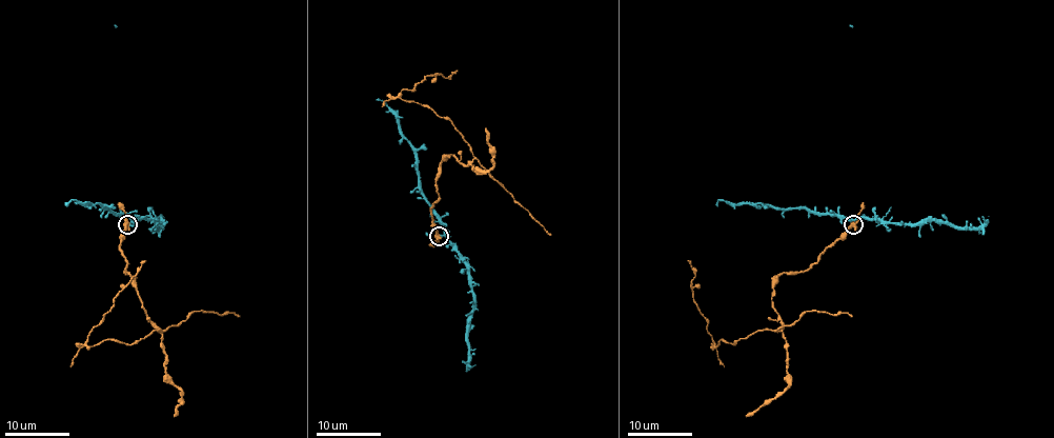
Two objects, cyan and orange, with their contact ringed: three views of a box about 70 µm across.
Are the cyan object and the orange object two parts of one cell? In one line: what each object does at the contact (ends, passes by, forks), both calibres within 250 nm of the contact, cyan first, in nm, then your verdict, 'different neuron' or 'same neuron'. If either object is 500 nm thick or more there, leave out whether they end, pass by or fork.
cyan ends there; orange passes by; 400 nm thick on the cyan side, 480 nm on the other; different neuron

